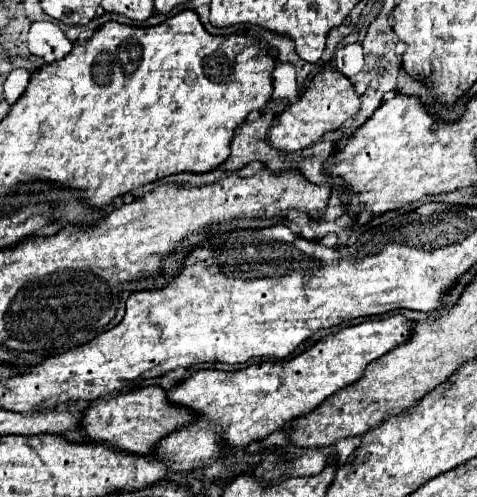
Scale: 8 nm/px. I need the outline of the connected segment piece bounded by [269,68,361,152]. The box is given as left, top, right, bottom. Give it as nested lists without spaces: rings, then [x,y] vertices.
[[[323,68],[311,82],[311,86],[301,94],[301,98],[295,104],[289,104],[273,122],[269,130],[269,142],[273,148],[283,152],[299,152],[317,140],[321,140],[327,132],[337,130],[345,120],[353,118],[359,112],[361,100],[349,82],[347,76],[343,76],[335,68]]]

